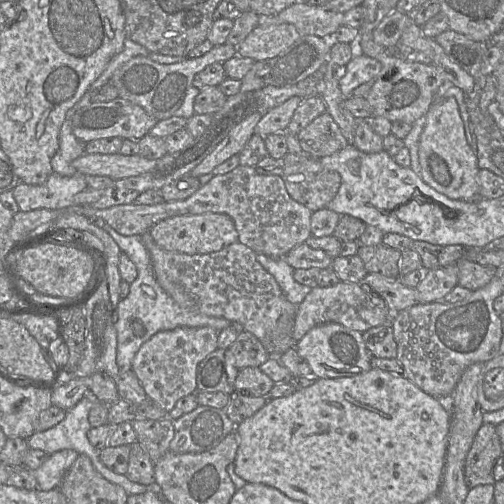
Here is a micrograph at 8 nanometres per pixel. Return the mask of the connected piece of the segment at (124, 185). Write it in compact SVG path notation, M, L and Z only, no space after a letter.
M309 77L293 85L265 86L228 97L223 107L213 114L210 126L199 138L194 139L191 146L179 152L167 152L164 157L157 160L155 168L147 173L115 180L109 188L104 190L103 196L91 206L95 209L106 209L117 205L133 204L141 193L147 190L160 190L184 175L199 178L210 174L218 165L238 155L247 147L249 139L255 133L257 123L268 111L293 96L303 99L319 96L315 78Z

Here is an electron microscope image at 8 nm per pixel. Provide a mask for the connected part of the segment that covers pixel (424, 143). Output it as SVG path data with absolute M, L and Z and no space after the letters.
M454 97L436 98L423 119L419 142L420 177L433 189L453 200L476 200L480 197L477 156L465 136L463 120Z

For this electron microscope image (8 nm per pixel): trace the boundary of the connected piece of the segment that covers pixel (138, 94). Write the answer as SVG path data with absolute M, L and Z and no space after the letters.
M229 43L214 46L209 52L197 58L186 58L174 64L160 64L144 56L135 56L118 68L110 80L118 92L118 97L140 106L157 122L176 115L183 103L187 90L193 86L196 74L213 63L224 63L237 54Z

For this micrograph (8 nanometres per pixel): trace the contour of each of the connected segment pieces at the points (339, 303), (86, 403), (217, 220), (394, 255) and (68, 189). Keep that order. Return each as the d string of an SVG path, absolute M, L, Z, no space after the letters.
M340 281L330 287L317 285L311 288L305 299L297 305L293 338L297 342L313 327L326 323L338 323L363 333L371 328L390 323L392 316L393 312L386 302L366 291L359 283Z
M86 392L84 397L70 410L67 411L66 417L57 425L52 428L42 431L35 432L32 434L26 442L28 443L31 449L40 449L46 454L50 455L60 450L72 449L75 450L78 454L84 454L88 456L95 467L95 469L108 481L117 484L126 491L128 495L133 494L142 494L145 493L149 487L131 481L125 475L115 473L106 467L100 459L99 451L90 443L88 439L88 431L91 428L89 423L89 411L93 406L93 403L96 402L97 397L93 392Z
M219 213L167 218L152 226L149 232L155 243L161 248L188 255L217 252L230 244L238 242L238 233L233 220L229 216Z
M383 243L374 246L358 245L356 255L361 258L368 273L377 273L393 279L398 279L401 275L401 252Z
M53 172L42 185L20 182L12 191L20 211L59 210L71 207L74 197L87 187L86 176L76 173L64 177Z

